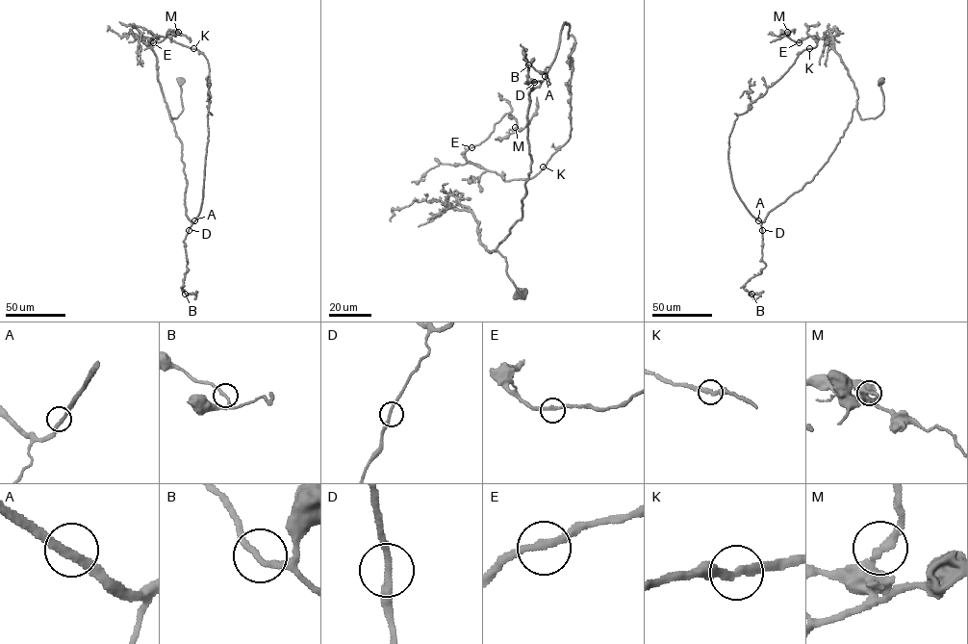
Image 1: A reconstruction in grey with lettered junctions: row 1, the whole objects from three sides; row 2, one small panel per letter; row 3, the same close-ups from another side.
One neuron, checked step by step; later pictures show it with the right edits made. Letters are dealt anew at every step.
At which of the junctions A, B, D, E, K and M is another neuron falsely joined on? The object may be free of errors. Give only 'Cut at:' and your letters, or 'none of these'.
Cut at: none of these

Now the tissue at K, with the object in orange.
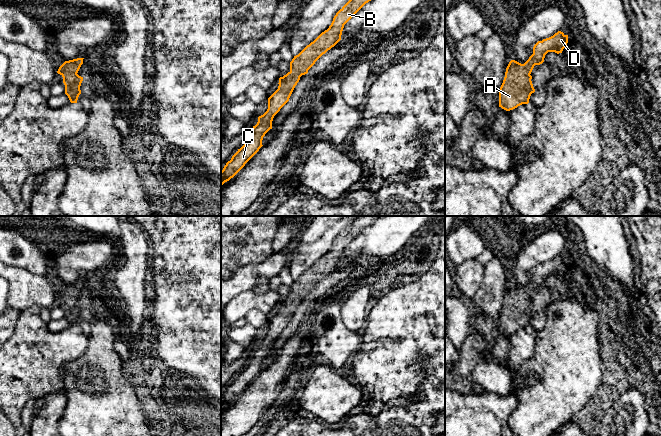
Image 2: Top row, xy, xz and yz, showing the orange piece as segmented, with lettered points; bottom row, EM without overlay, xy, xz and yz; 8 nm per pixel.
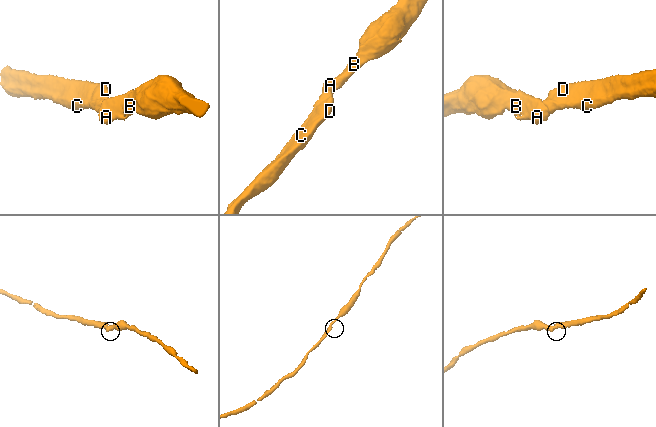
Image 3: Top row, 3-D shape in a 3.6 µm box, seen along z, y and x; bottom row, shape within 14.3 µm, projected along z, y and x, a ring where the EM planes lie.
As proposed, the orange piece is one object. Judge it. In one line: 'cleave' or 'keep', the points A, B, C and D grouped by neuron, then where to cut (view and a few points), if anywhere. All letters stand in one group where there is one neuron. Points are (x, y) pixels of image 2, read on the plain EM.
keep; A B C D; no cut

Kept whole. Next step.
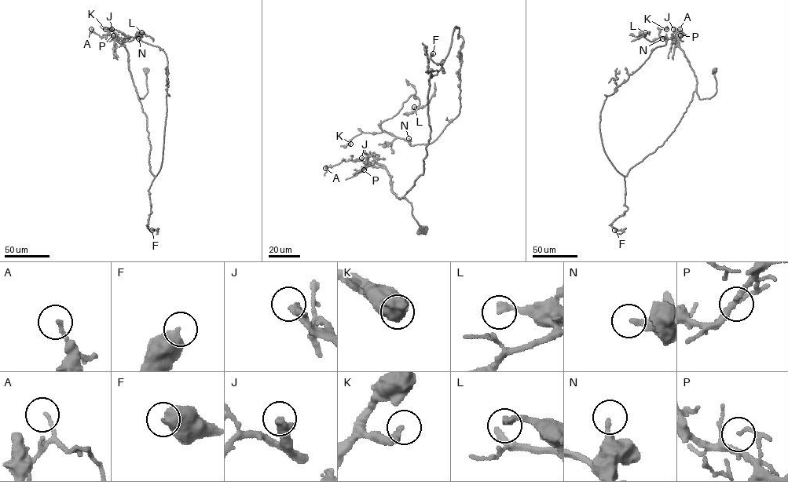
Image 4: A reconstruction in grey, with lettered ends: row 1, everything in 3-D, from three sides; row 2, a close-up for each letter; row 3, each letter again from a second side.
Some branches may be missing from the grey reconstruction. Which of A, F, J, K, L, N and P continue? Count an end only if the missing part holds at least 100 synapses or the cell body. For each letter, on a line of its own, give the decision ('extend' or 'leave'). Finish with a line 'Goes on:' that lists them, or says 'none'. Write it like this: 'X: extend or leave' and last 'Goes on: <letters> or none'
A: leave
F: leave
J: extend
K: leave
L: leave
N: leave
P: leave
Goes on: J

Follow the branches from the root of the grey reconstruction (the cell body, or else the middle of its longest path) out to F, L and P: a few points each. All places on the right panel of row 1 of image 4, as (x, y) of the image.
F: (714, 71), (716, 93), (700, 99), (696, 89), (674, 130), (624, 177), (628, 209), (612, 222), (614, 230)
L: (714, 71), (716, 93), (696, 89), (664, 144), (624, 176), (600, 113), (666, 44), (645, 32)
P: (714, 71), (716, 93), (709, 98), (700, 99), (694, 71), (679, 47), (678, 38), (680, 35)

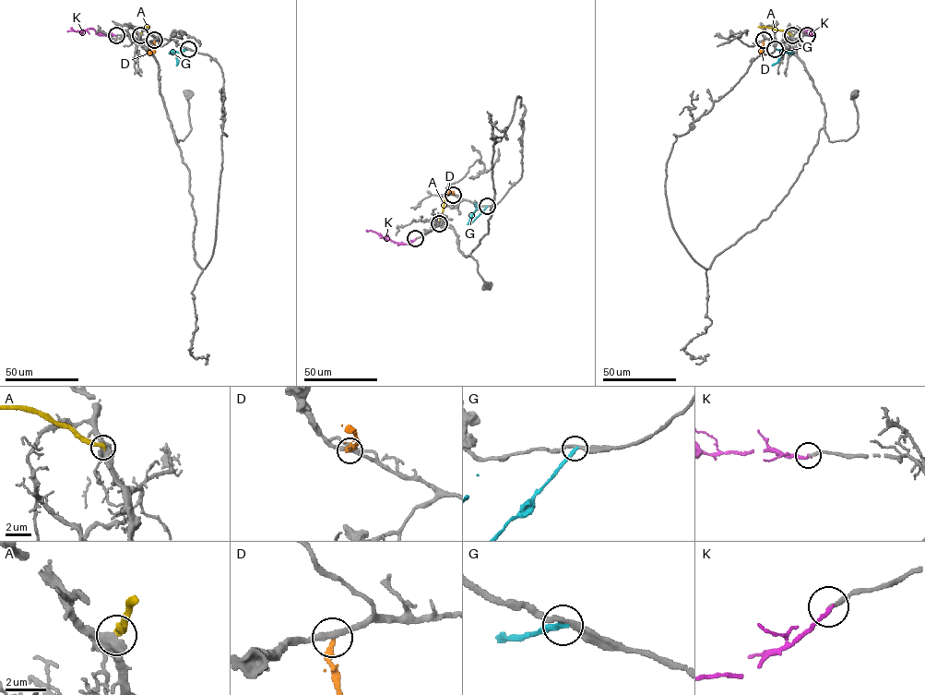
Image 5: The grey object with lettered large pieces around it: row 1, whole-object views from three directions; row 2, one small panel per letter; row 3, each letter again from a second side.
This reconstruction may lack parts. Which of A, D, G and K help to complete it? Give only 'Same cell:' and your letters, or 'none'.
Same cell: K

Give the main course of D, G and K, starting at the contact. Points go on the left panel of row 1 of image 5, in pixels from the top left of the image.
D: (154, 40), (154, 51), (148, 52)
G: (188, 49), (169, 53), (173, 52), (178, 62), (176, 65)
K: (116, 35), (97, 34), (91, 29), (67, 31)

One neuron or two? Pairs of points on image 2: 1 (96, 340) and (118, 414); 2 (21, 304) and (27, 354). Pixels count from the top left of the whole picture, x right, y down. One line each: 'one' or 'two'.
1: one
2: two

